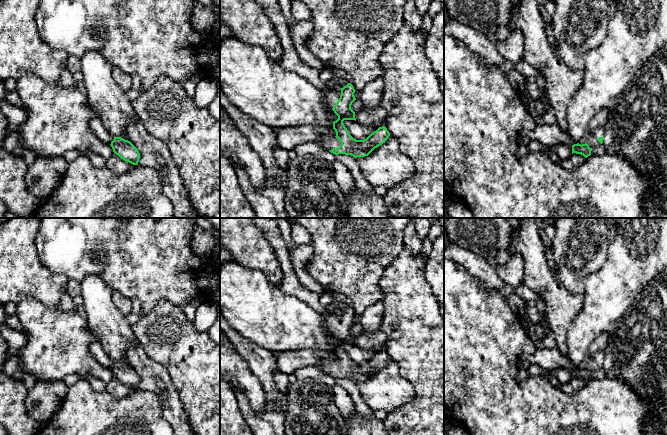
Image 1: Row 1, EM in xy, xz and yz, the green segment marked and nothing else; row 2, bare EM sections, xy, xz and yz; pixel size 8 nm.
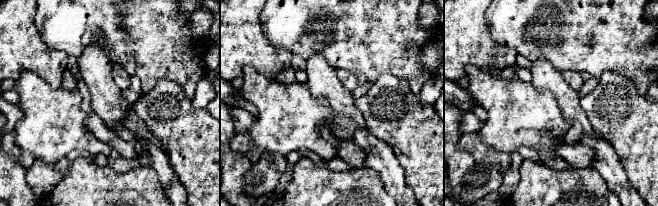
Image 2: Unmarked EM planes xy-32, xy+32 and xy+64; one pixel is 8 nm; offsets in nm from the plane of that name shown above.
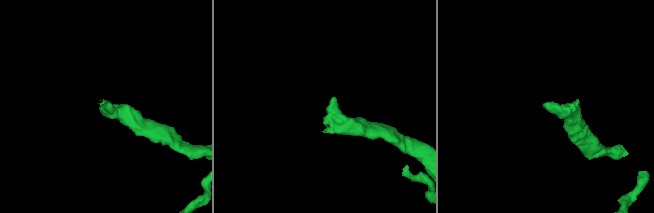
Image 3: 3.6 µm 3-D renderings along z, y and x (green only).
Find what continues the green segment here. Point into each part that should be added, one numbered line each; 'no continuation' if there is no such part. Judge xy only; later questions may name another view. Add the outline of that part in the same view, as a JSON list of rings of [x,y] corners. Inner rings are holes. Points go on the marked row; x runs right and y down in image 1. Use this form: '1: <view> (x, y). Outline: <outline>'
1: xy (96, 125). Outline: [[[99,117],[93,118],[89,122],[91,130],[95,135],[104,143],[111,144],[114,136],[104,127],[101,119]]]

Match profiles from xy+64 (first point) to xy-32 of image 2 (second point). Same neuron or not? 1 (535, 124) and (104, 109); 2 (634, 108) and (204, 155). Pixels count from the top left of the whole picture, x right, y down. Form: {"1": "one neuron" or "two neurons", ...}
{"1": "two neurons", "2": "one neuron"}

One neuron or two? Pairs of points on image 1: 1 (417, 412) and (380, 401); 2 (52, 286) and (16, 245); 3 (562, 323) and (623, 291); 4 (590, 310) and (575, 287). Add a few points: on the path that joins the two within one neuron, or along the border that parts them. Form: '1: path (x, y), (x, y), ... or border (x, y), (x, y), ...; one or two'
1: border (412, 386), (414, 396), (408, 402), (388, 413); two
2: path (42, 276), (21, 255); one
3: border (583, 294), (582, 308), (572, 320), (567, 338); two
4: border (593, 272), (586, 277), (582, 293); two

